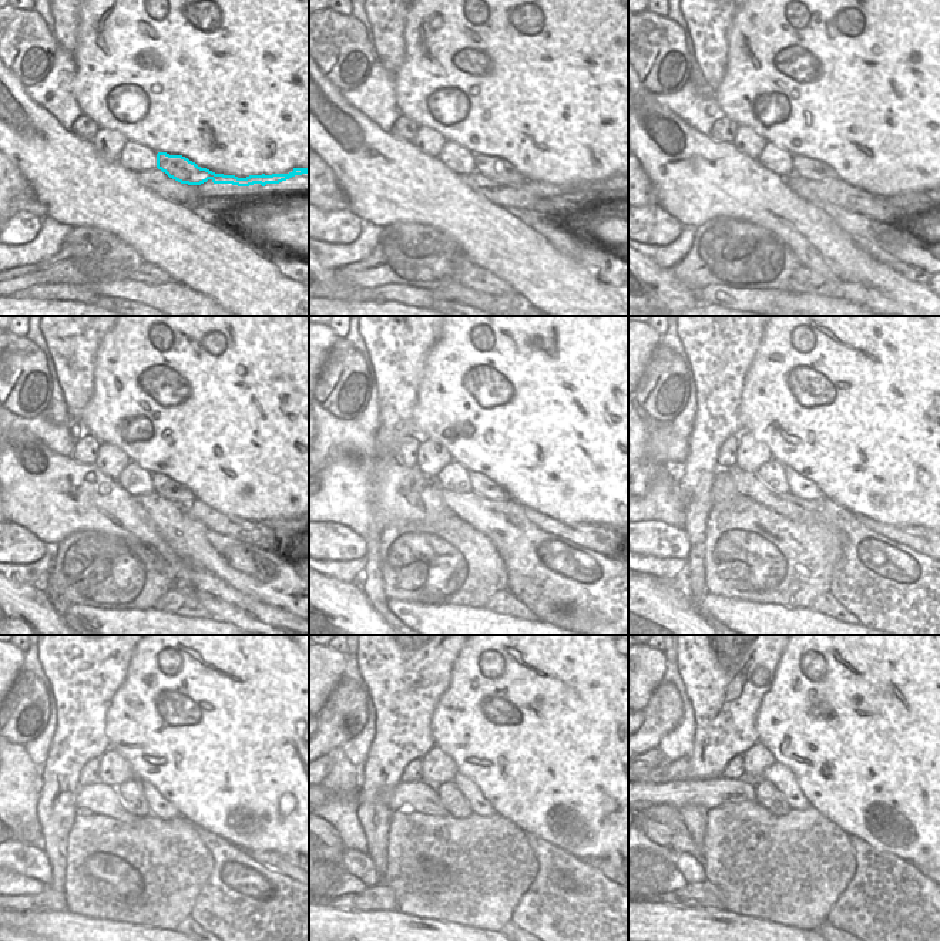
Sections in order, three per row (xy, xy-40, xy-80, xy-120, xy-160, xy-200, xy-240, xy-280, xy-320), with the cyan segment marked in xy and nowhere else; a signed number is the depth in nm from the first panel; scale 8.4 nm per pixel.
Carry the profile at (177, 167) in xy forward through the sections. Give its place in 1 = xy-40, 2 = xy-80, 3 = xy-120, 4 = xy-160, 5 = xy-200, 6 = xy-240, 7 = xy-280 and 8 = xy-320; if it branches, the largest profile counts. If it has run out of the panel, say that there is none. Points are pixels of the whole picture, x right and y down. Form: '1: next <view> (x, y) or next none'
1: next xy-40 (496, 168)
2: next xy-80 (808, 168)
3: next xy-120 (164, 486)
4: next xy-160 (480, 484)
5: next xy-200 (799, 486)
6: next xy-240 (160, 807)
7: next xy-280 (479, 805)
8: next xy-320 (778, 775)

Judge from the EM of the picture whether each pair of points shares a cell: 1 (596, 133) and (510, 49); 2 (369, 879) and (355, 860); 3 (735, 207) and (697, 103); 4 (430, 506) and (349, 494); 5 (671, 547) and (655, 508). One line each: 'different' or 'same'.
1: same
2: same
3: different
4: same
5: different

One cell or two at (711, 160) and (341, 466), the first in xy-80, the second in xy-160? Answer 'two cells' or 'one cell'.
one cell

